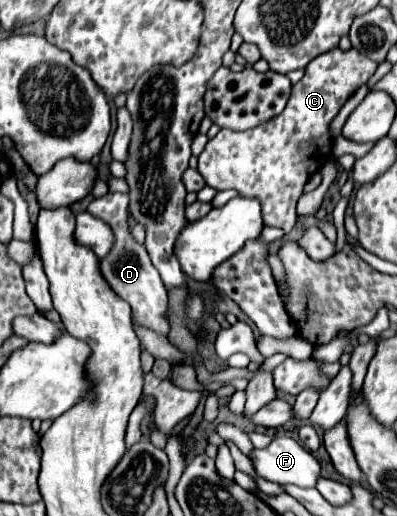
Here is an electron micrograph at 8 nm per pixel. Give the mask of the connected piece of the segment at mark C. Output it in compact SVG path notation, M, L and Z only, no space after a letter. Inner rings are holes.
M332 48L316 56L306 66L304 78L292 86L284 112L250 130L234 132L222 128L198 156L198 172L214 190L232 188L240 196L260 198L266 226L276 226L289 233L297 222L296 205L304 185L332 156L330 122L348 98L368 82L376 68L378 62L356 48L346 52ZM254 178L258 178L258 188L252 190Z

